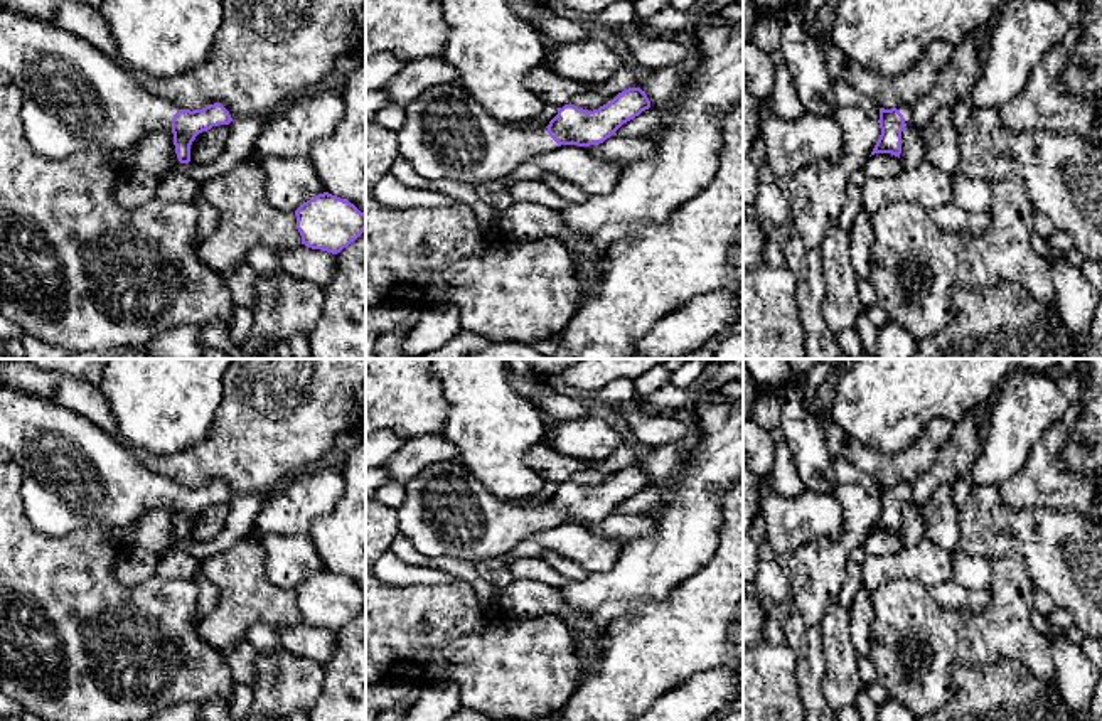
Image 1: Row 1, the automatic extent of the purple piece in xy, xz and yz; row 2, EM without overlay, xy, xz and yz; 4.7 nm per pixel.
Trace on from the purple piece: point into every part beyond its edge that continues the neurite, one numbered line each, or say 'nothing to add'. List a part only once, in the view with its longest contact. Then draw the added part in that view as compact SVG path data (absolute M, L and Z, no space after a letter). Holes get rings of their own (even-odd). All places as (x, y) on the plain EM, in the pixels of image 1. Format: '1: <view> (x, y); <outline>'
1: xy (76, 474); M0 386L0 448L5 448L12 462L24 472L20 499L27 522L49 537L62 537L79 527L123 529L133 526L150 509L172 509L172 495L180 487L150 472L131 448L86 416L5 386Z

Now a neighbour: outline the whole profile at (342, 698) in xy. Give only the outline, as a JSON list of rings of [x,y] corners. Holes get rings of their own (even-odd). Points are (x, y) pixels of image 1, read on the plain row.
[[[366,606],[335,638],[310,721],[366,721]]]

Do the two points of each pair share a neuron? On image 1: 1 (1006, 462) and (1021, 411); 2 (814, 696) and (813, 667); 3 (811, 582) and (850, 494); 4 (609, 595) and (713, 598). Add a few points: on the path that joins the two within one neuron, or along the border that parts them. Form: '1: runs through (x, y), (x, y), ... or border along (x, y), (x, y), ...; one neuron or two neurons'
1: runs through (1006, 450), (1016, 423); one neuron
2: runs through (813, 689), (813, 674); one neuron
3: runs through (828, 560), (853, 534), (853, 516); one neuron
4: border along (693, 575), (651, 597), (634, 615), (624, 615); two neurons

